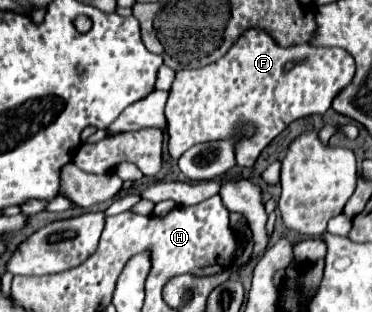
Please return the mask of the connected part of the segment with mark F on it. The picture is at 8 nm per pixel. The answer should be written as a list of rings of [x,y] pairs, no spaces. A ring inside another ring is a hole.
[[[246,30],[238,42],[228,50],[222,60],[198,68],[198,70],[180,70],[176,72],[176,80],[170,88],[170,98],[166,102],[166,120],[168,120],[168,152],[172,158],[180,158],[188,148],[202,142],[214,140],[232,140],[236,130],[244,126],[254,126],[252,136],[238,138],[234,142],[236,162],[238,166],[252,166],[260,152],[294,120],[324,114],[338,90],[343,90],[354,76],[354,60],[342,48],[310,48],[308,44],[280,48],[276,42],[262,30]],[[292,62],[294,68],[284,72],[284,64]]]

